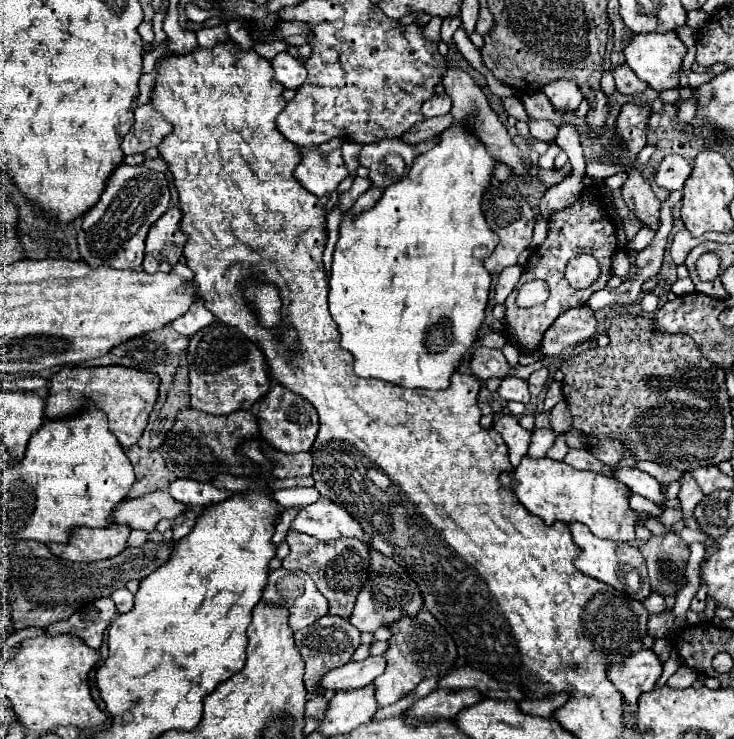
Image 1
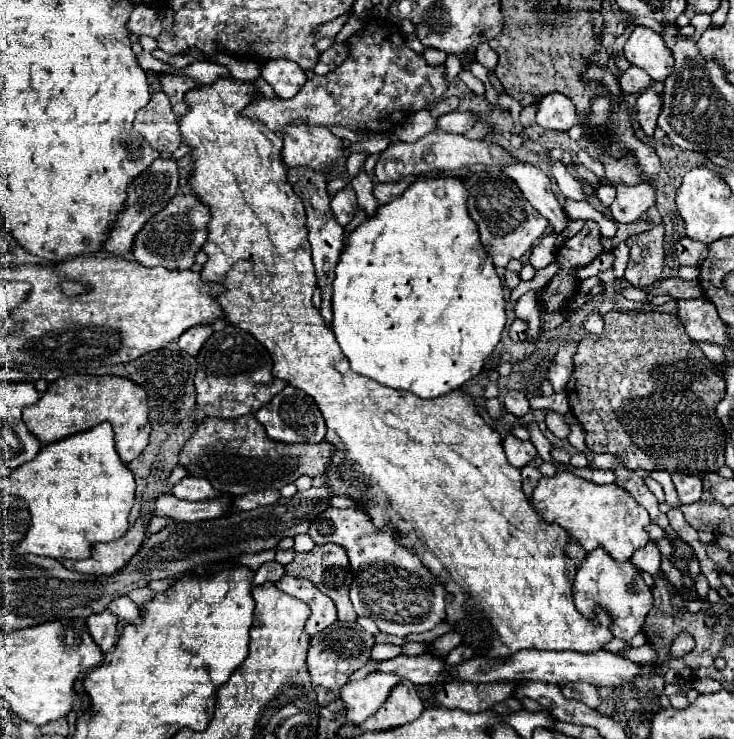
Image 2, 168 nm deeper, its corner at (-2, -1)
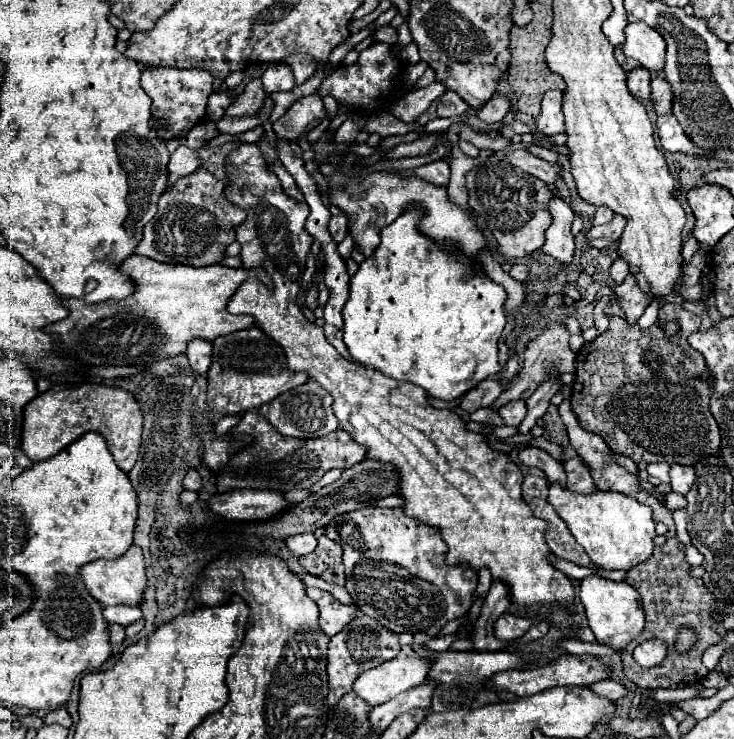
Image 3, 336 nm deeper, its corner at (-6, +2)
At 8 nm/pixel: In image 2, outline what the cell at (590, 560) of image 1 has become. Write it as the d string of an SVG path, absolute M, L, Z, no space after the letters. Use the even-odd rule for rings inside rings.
M591 550L583 558L583 564L575 576L575 606L583 614L593 614L595 606L603 606L613 618L613 634L623 640L631 640L643 626L647 612L653 606L651 588L643 582L641 570L631 562L615 562L605 550Z

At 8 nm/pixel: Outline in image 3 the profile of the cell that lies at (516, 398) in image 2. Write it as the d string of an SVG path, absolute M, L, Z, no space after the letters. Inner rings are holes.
M511 401L511 403L507 403L499 409L499 415L501 415L503 423L511 425L511 427L517 427L523 421L525 413L527 413L527 407L525 407L523 401Z

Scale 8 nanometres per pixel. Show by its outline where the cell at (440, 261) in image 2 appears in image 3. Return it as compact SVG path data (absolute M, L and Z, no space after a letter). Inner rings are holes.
M411 207L411 211L405 211L395 223L385 227L375 255L365 259L351 277L349 301L343 309L343 339L355 361L379 369L397 381L415 383L437 399L453 401L501 371L497 343L507 323L503 313L507 293L487 275L475 275L471 259L451 255L447 245L433 243L419 233L417 223L421 217L423 211Z

